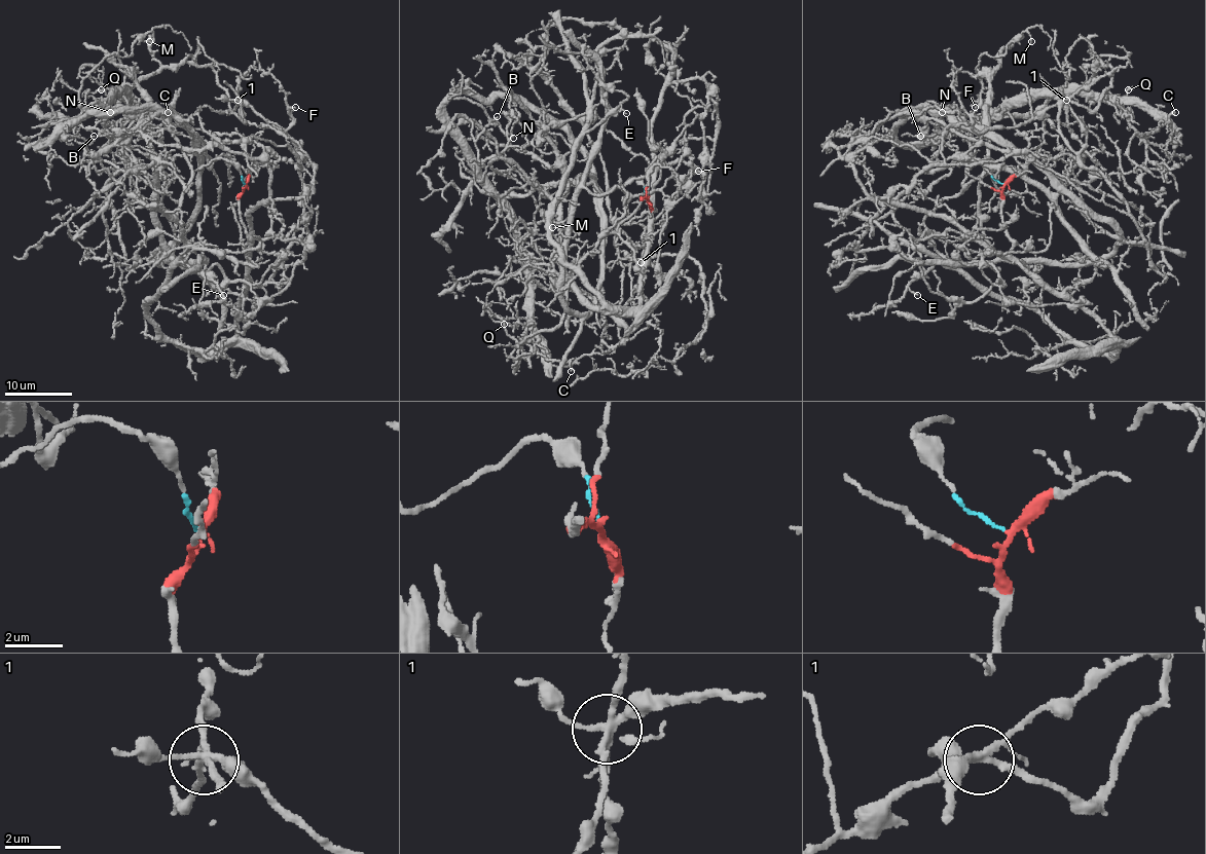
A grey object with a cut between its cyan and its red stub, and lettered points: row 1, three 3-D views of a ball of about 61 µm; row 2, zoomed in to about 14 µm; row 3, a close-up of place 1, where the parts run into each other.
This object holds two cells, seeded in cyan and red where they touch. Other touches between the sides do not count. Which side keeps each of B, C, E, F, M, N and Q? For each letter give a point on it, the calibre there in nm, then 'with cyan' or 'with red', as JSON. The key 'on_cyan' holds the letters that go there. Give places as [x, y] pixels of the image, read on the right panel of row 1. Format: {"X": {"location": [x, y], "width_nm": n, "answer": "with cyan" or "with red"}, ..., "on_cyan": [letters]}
{"B": {"location": [920, 136], "width_nm": 110, "answer": "with cyan"}, "C": {"location": [1175, 112], "width_nm": 130, "answer": "with cyan"}, "E": {"location": [917, 295], "width_nm": 90, "answer": "with red"}, "F": {"location": [975, 107], "width_nm": 150, "answer": "with cyan"}, "M": {"location": [1031, 41], "width_nm": 120, "answer": "with cyan"}, "N": {"location": [942, 112], "width_nm": 120, "answer": "with cyan"}, "Q": {"location": [1128, 89], "width_nm": 100, "answer": "with cyan"}, "on_cyan": ["B", "C", "F", "M", "N", "Q"]}

